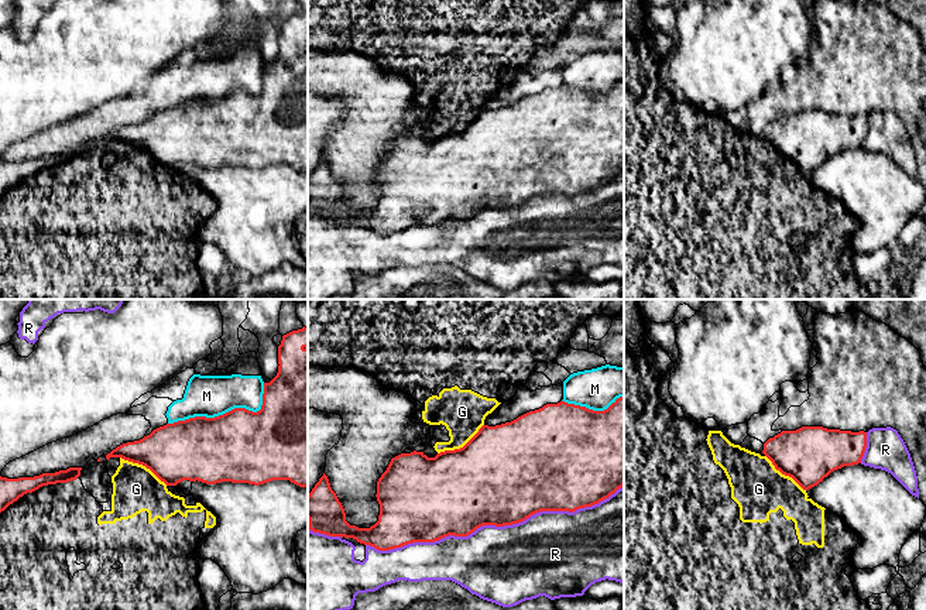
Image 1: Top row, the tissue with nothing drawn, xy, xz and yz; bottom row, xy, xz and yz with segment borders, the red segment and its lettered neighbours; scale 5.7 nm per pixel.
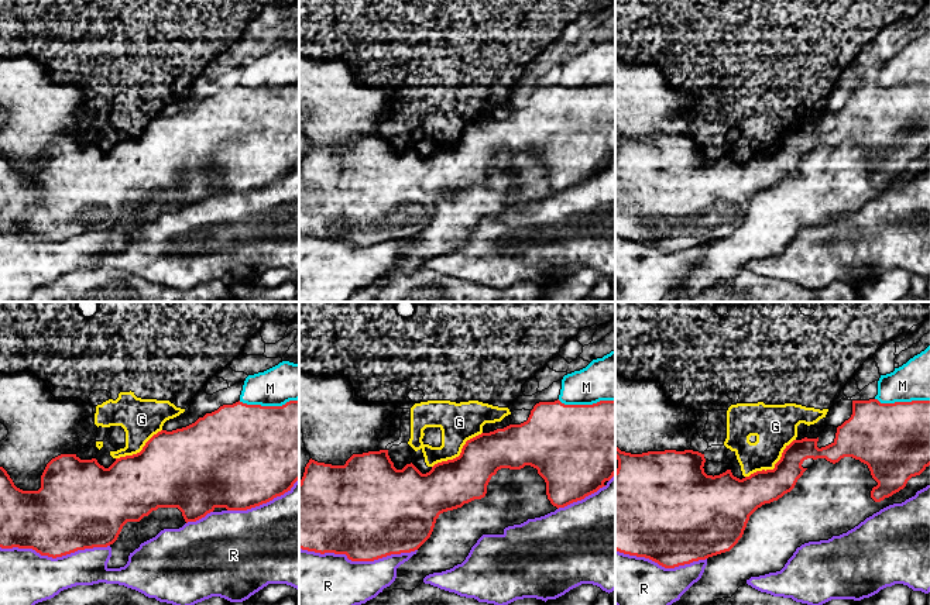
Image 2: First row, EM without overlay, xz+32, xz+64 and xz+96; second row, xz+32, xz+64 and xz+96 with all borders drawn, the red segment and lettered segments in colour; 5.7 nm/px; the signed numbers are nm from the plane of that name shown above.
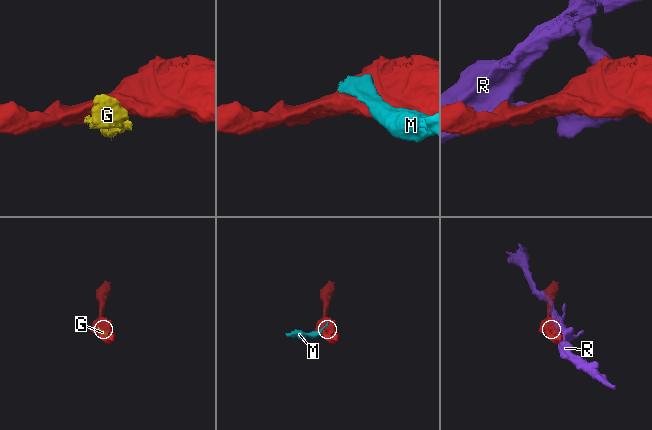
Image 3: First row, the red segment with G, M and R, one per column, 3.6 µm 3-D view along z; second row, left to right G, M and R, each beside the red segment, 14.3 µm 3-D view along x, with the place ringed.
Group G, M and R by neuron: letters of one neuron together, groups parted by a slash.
G / M / R

